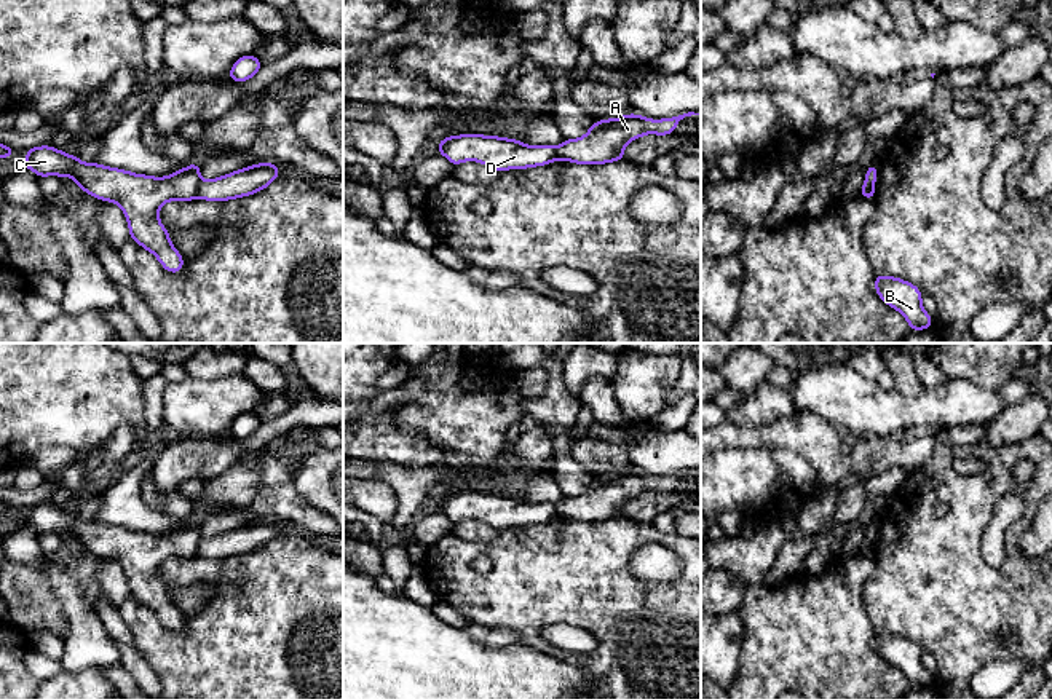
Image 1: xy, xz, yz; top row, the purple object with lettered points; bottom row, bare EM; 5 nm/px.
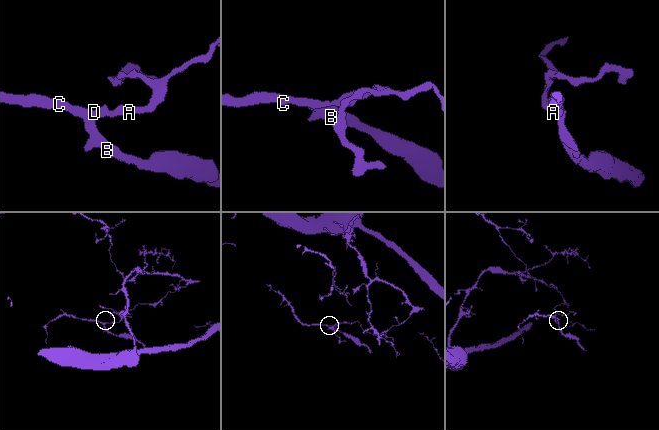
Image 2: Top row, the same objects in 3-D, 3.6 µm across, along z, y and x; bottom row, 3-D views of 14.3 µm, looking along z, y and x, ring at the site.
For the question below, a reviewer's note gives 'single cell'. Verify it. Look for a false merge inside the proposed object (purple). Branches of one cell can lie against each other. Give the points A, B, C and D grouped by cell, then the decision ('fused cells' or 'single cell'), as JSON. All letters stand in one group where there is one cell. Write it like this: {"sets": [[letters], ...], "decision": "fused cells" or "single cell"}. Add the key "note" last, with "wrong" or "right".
{"sets": [["A"], ["B", "C", "D"]], "decision": "fused cells", "note": "wrong"}

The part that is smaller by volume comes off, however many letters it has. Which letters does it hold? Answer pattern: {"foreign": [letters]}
{"foreign": ["B", "C", "D"]}

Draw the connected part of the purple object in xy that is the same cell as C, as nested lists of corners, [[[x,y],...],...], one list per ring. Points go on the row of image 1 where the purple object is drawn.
[[[49,145],[26,148],[22,168],[38,177],[72,177],[80,190],[91,196],[118,204],[129,227],[129,236],[152,252],[169,273],[184,270],[184,257],[169,239],[169,231],[158,217],[168,201],[192,201],[201,185],[200,163],[193,163],[166,177],[134,174],[97,163],[83,163],[77,155],[67,155]]]

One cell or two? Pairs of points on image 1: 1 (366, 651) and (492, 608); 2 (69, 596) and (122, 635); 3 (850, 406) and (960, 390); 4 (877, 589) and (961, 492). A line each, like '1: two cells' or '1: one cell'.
1: two cells
2: two cells
3: one cell
4: one cell

